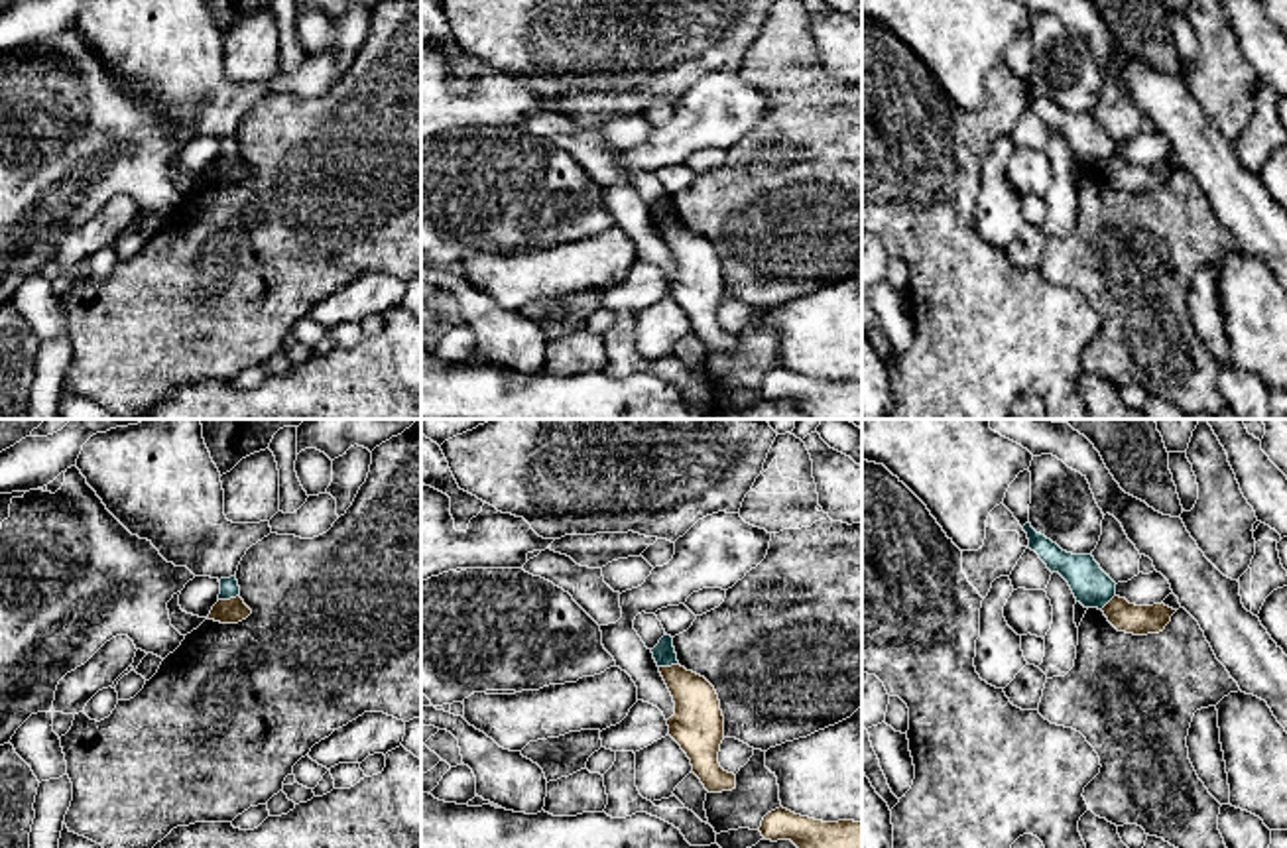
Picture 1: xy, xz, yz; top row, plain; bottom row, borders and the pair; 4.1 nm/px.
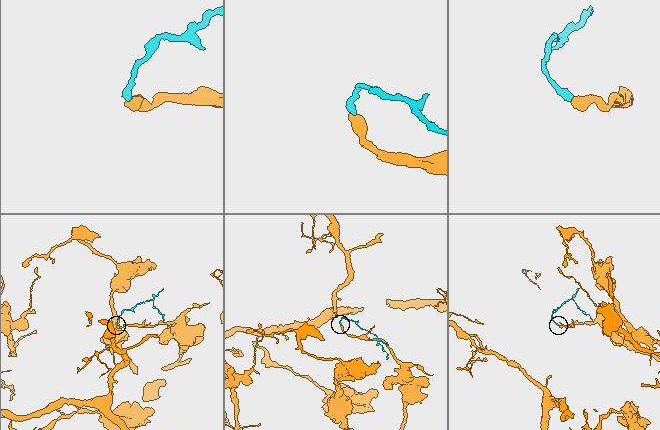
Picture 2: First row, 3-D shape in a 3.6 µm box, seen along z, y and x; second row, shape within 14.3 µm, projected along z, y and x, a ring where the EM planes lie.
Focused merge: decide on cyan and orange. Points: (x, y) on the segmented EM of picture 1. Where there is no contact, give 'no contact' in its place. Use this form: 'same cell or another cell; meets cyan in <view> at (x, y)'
another cell; meets cyan in xy at (229, 599)

